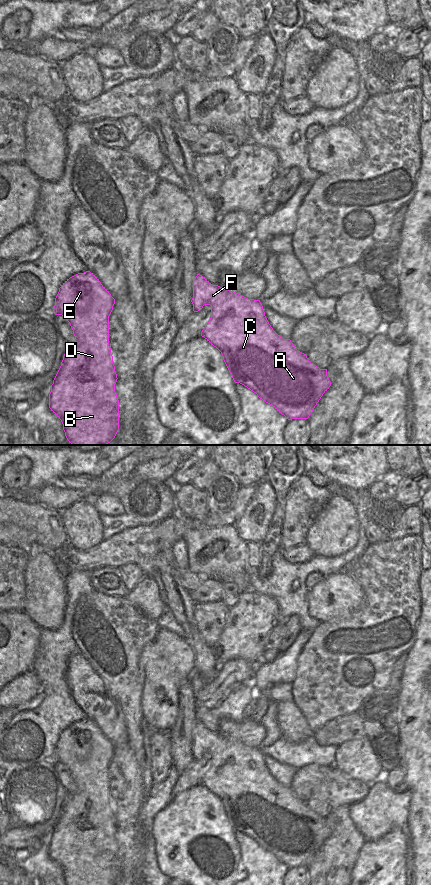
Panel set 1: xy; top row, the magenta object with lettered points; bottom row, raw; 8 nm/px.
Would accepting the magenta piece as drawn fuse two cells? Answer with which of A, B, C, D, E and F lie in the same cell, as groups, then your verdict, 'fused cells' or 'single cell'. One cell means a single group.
A B C D E F; single cell

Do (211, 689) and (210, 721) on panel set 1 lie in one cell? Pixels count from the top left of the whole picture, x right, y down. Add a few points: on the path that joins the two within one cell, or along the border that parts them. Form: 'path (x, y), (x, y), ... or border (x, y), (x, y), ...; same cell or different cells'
border (228, 694), (213, 708), (195, 705); different cells

